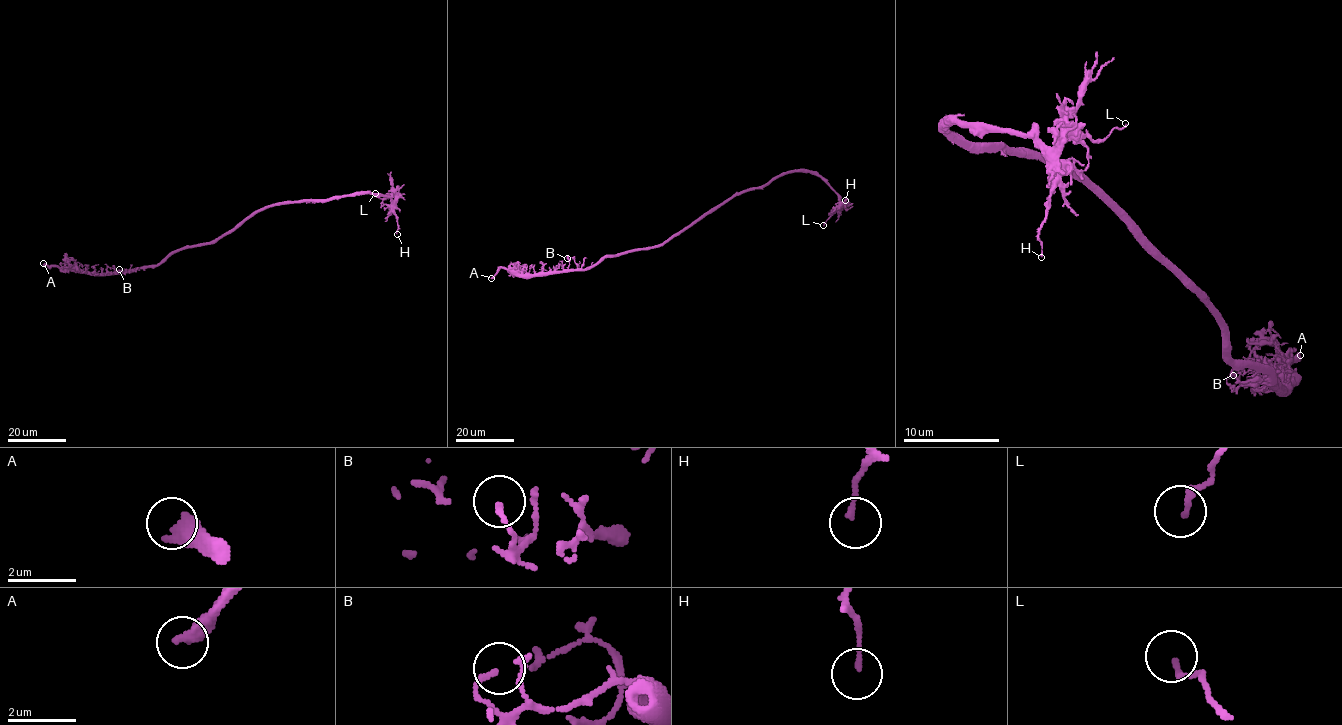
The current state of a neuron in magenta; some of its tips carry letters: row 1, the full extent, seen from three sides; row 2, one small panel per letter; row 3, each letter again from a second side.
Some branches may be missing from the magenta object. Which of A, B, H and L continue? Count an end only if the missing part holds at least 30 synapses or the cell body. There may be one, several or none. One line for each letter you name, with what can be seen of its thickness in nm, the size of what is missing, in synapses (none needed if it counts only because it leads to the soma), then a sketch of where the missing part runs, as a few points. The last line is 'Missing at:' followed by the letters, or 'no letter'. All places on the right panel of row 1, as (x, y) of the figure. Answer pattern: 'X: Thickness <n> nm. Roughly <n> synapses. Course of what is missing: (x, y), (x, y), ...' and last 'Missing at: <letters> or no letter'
A: Thickness 550 nm. Course of what is missing: (1300, 355), (1324, 370), (1331, 365)
Missing at: A

